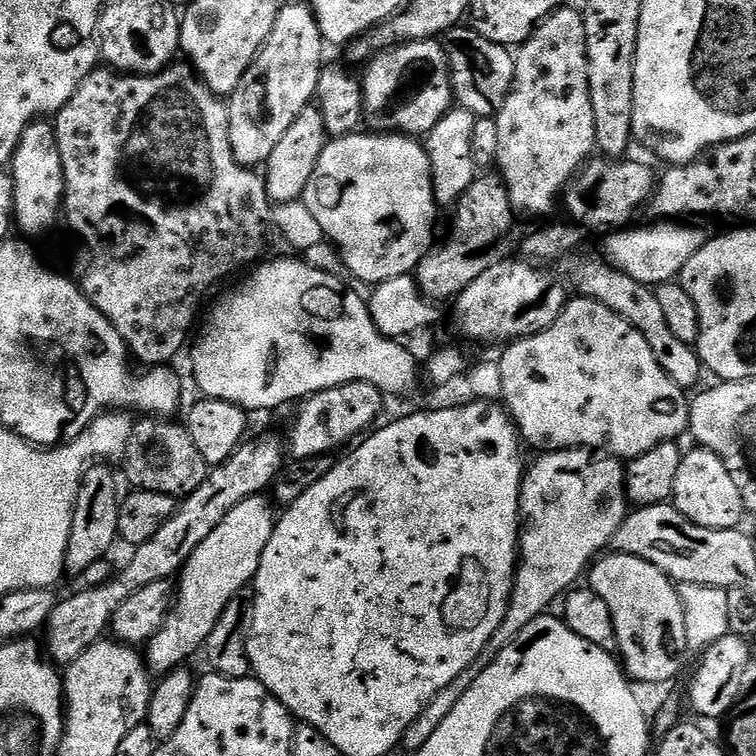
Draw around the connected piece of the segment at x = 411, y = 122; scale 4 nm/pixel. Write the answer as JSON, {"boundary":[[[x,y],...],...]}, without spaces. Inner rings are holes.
{"boundary":[[[439,39],[434,40],[415,40],[409,44],[397,44],[396,47],[388,49],[386,52],[377,52],[371,60],[367,61],[365,72],[362,72],[362,83],[364,85],[364,124],[371,131],[377,134],[399,134],[401,136],[411,136],[413,138],[427,137],[429,132],[438,126],[441,118],[452,111],[454,107],[454,97],[452,95],[452,71],[448,65],[448,55],[443,43]]]}

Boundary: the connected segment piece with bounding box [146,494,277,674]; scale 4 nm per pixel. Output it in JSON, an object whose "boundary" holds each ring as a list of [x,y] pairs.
{"boundary":[[[267,495],[246,498],[246,502],[234,506],[234,510],[222,518],[214,534],[210,534],[194,554],[190,554],[178,573],[176,602],[162,630],[158,630],[146,645],[146,663],[153,673],[172,672],[187,665],[188,659],[207,645],[230,598],[255,581],[262,562],[262,550],[266,550],[266,542],[270,542],[270,534],[276,528],[277,517],[274,512],[272,516],[272,508],[273,501]]]}

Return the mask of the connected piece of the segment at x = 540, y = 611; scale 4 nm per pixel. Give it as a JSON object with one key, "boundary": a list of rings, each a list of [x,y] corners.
{"boundary":[[[567,448],[561,452],[545,452],[537,457],[533,464],[531,461],[527,465],[524,481],[520,487],[518,563],[506,618],[500,629],[494,634],[494,638],[490,638],[490,642],[486,642],[482,654],[478,654],[478,658],[474,662],[470,662],[470,666],[466,666],[466,670],[462,670],[462,674],[458,674],[456,681],[450,686],[446,686],[446,690],[438,690],[438,694],[434,694],[430,706],[426,706],[426,710],[422,710],[422,714],[418,714],[418,718],[414,722],[410,722],[410,730],[406,730],[402,741],[403,751],[408,751],[408,754],[414,754],[418,750],[422,750],[422,746],[426,746],[426,742],[432,737],[434,730],[438,730],[438,726],[442,726],[446,714],[450,714],[450,710],[454,710],[454,706],[458,706],[462,694],[466,690],[470,690],[470,686],[474,686],[474,678],[478,678],[478,674],[482,674],[482,670],[486,670],[486,666],[490,666],[490,662],[494,662],[496,655],[506,646],[510,646],[510,642],[514,642],[514,638],[518,638],[520,631],[526,626],[530,626],[530,622],[534,622],[534,618],[545,615],[551,609],[548,607],[556,599],[557,603],[565,593],[577,587],[579,580],[576,579],[583,572],[585,575],[593,561],[611,545],[614,534],[618,532],[618,526],[622,526],[622,522],[628,516],[630,501],[624,487],[626,468],[617,457],[597,454],[587,448]]]}

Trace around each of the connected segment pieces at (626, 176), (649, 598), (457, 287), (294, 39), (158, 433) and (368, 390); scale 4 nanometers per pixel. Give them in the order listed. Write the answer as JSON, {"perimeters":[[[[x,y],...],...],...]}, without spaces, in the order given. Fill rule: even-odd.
{"perimeters":[[[[597,158],[589,159],[588,163],[572,177],[567,188],[564,189],[562,197],[562,208],[568,211],[567,219],[575,222],[581,229],[589,233],[600,232],[599,234],[611,234],[617,230],[623,230],[633,223],[636,211],[640,207],[647,205],[652,199],[653,192],[656,191],[658,183],[657,173],[652,173],[652,168],[648,164],[639,164],[636,160],[624,158]]],[[[621,552],[601,555],[591,565],[591,576],[591,588],[610,606],[616,646],[625,673],[633,681],[641,680],[644,684],[664,684],[674,679],[689,646],[680,593],[673,580],[658,570],[658,566]]],[[[496,174],[477,175],[470,190],[466,190],[466,194],[462,194],[460,201],[455,204],[453,212],[456,213],[452,216],[448,237],[428,251],[414,273],[421,294],[433,302],[455,301],[462,290],[470,286],[470,282],[475,282],[479,276],[486,274],[486,270],[490,270],[490,266],[496,264],[496,247],[507,238],[514,217],[506,186]]],[[[307,2],[285,3],[274,22],[274,30],[270,30],[270,38],[264,43],[264,49],[257,54],[256,61],[246,70],[240,87],[230,97],[228,104],[230,140],[236,161],[239,164],[251,169],[267,165],[274,146],[278,146],[278,141],[285,136],[286,130],[290,130],[294,118],[298,118],[298,114],[302,114],[305,106],[313,103],[320,69],[326,60],[324,51],[326,51],[324,35],[318,30],[318,22],[316,15],[312,12],[312,7]]],[[[140,418],[133,423],[130,442],[122,457],[124,472],[133,489],[183,498],[206,482],[210,466],[198,446],[194,446],[187,427],[176,422],[172,418]]],[[[350,382],[334,386],[330,390],[313,392],[297,407],[301,408],[296,412],[292,433],[289,434],[288,440],[286,436],[286,444],[291,455],[298,460],[311,456],[327,456],[335,453],[335,448],[340,448],[343,444],[351,445],[377,423],[375,420],[384,408],[384,400],[386,401],[385,393],[366,382]]]]}

